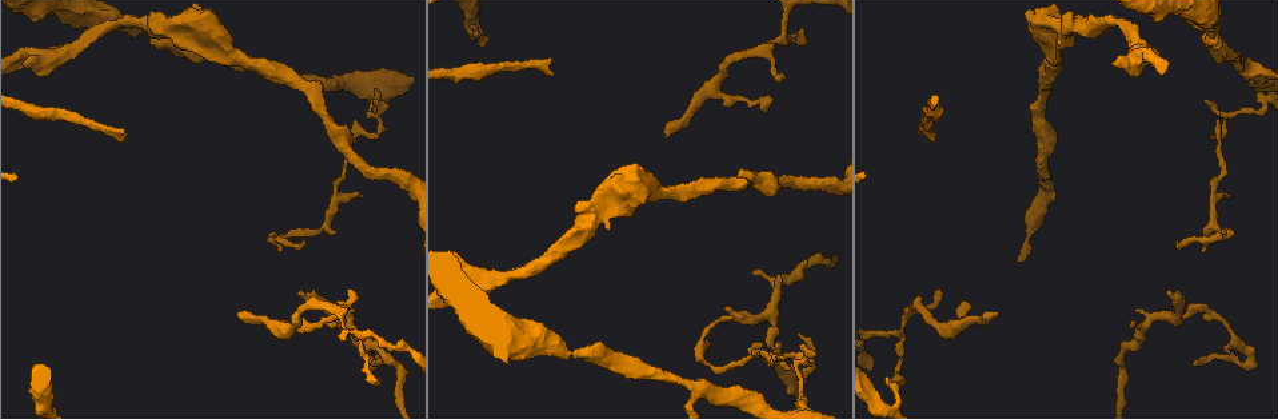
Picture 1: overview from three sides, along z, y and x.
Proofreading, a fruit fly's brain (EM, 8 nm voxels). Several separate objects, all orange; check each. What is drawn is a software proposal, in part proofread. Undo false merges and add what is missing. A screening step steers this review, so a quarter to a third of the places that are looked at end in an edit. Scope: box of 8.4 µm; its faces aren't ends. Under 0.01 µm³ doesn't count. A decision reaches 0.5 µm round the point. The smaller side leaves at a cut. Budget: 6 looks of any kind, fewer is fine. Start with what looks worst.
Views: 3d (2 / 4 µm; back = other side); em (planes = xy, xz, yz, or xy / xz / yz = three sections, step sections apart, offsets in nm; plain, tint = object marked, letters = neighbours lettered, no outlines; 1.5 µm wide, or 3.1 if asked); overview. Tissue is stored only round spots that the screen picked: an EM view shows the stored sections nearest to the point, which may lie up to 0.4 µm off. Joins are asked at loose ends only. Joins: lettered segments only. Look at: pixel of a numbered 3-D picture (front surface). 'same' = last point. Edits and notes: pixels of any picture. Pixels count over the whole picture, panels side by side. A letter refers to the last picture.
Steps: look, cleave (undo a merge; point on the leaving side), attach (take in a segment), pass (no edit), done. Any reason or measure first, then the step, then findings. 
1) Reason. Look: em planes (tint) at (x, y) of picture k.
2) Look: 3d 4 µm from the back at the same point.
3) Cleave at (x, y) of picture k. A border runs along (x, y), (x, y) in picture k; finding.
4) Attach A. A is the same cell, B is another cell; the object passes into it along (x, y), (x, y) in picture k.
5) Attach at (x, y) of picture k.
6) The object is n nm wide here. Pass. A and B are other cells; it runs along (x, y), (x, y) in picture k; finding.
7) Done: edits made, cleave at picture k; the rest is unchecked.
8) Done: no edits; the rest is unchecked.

Branch stops here. Look: em yz step 4 (letters) at (125, 133) of picture 1.

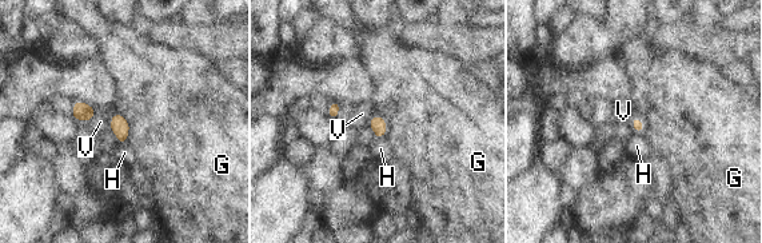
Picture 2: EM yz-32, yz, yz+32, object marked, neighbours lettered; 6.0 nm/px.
The longest contact is with G, 190 nm. Pass. G, H and V are other cells; a border runs along (116, 112), (111, 118), (110, 130) in picture 2; none of them fits.

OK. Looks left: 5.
A fork. Look: em yz step 4 (letters) at (350, 328) of picture 1.

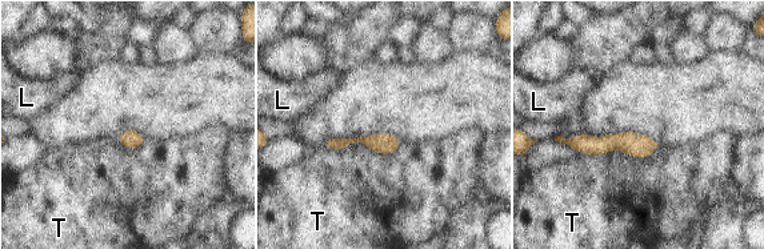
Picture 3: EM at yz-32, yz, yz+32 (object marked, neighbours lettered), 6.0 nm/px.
Pass. L and T are other cells; one cell here.

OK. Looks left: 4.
Sharp bend. Look: 3d 2 µm at (1250, 111) of picture 1.

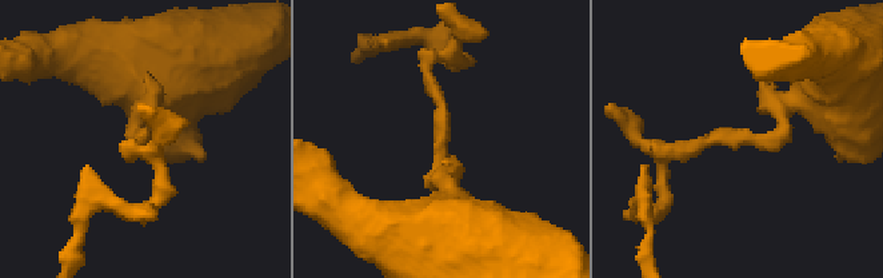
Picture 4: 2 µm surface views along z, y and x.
Need the tissue. Look: em planes (tint) at (444, 143) of picture 4.

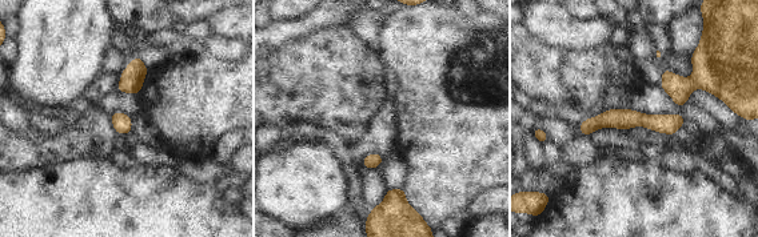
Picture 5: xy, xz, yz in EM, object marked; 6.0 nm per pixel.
Look: em planes (letters) at the same point.

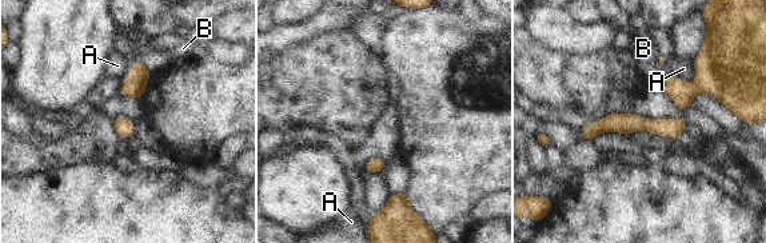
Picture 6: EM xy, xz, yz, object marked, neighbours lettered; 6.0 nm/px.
Pass. A and B are other cells; it runs along (682, 123), (605, 124), (586, 132) in picture 6; all the same cell.

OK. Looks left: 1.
Done: no edits; the rest is unchecked.

